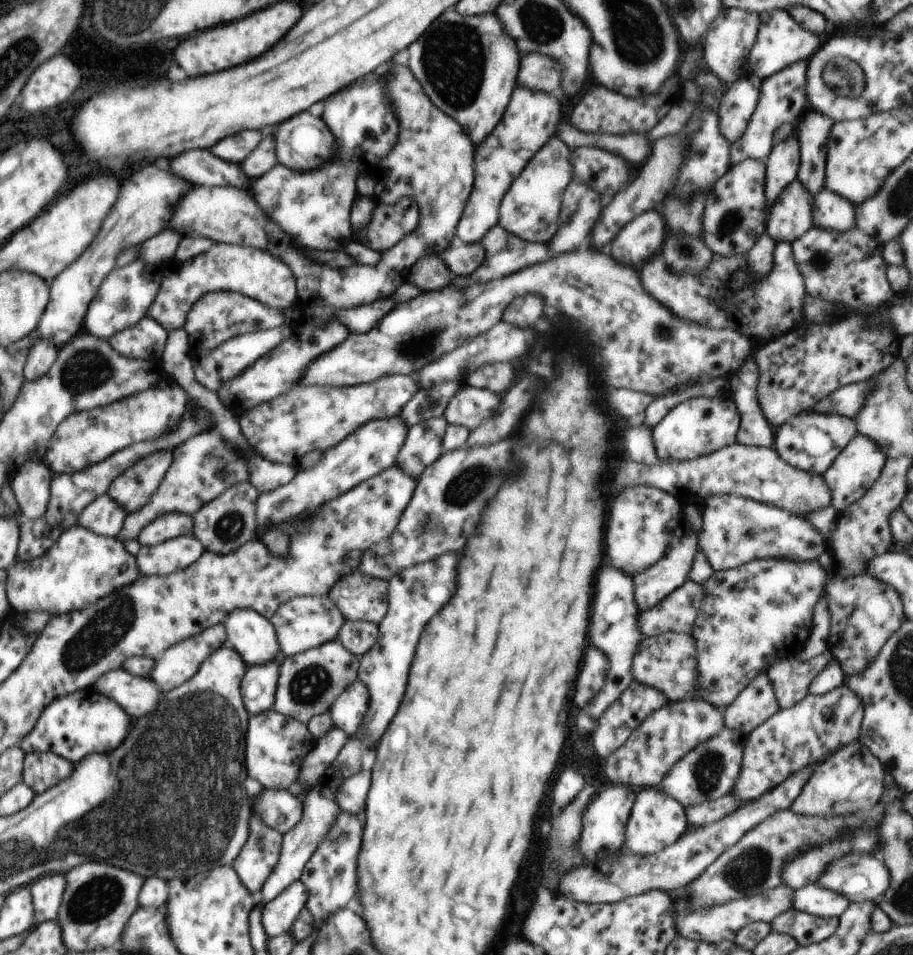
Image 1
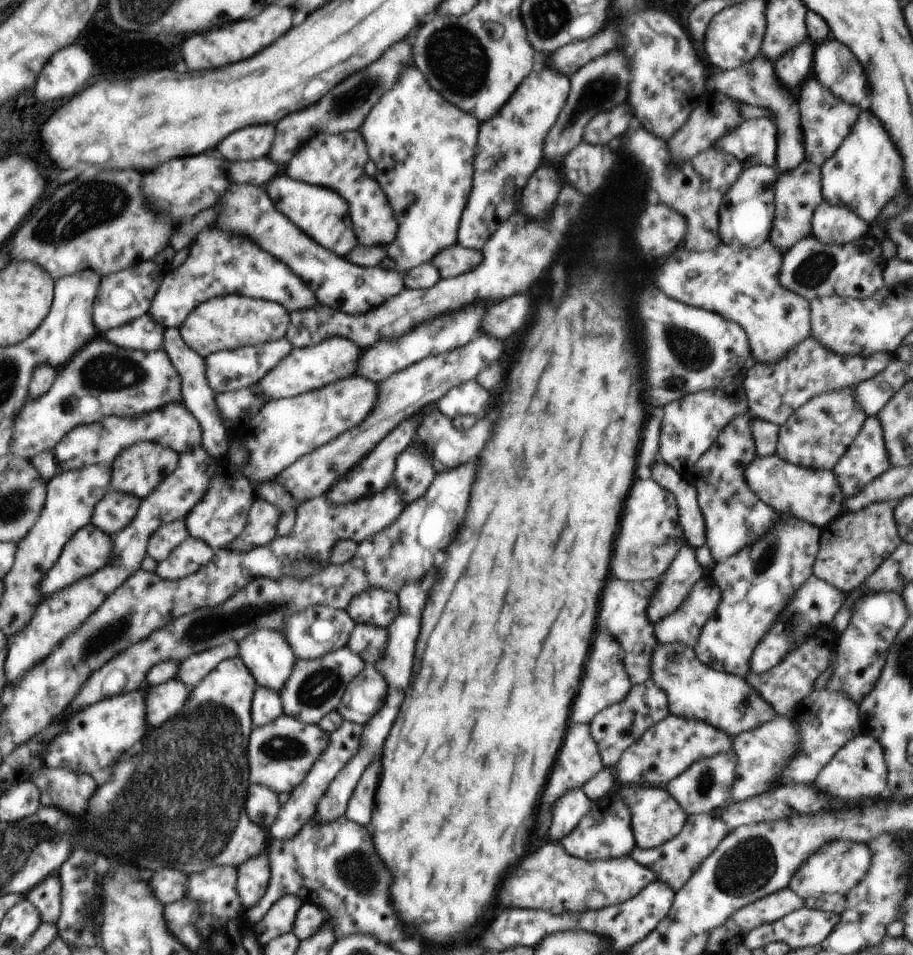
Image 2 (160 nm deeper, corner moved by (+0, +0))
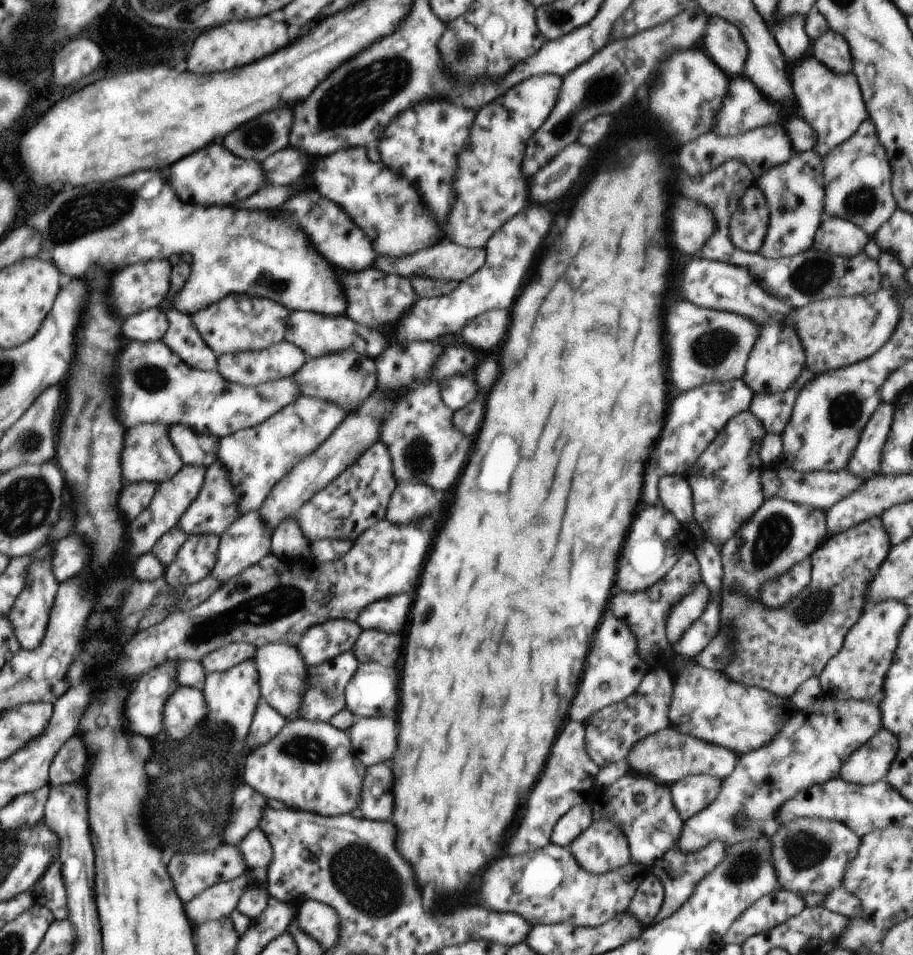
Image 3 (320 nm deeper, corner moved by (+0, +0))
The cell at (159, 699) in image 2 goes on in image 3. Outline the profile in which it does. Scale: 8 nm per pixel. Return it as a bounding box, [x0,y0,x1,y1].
[164,688,207,740]

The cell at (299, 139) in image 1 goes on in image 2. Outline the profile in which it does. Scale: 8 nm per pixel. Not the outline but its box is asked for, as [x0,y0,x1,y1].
[286,132,398,246]

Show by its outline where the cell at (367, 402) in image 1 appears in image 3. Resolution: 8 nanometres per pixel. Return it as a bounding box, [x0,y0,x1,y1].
[218,394,346,516]

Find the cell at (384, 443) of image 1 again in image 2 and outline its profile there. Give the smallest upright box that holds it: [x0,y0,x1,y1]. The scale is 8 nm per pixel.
[228,498,281,552]

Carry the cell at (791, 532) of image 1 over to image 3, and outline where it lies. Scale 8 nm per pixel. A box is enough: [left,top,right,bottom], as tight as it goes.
[685,409,767,547]

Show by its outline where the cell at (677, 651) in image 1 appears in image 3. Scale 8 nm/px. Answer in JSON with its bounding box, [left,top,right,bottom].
[669,660,798,756]

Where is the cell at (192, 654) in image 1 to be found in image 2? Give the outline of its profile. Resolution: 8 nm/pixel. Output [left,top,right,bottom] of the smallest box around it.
[175,641,238,689]

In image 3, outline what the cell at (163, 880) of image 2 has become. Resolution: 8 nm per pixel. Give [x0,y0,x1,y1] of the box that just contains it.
[168,845,250,902]

